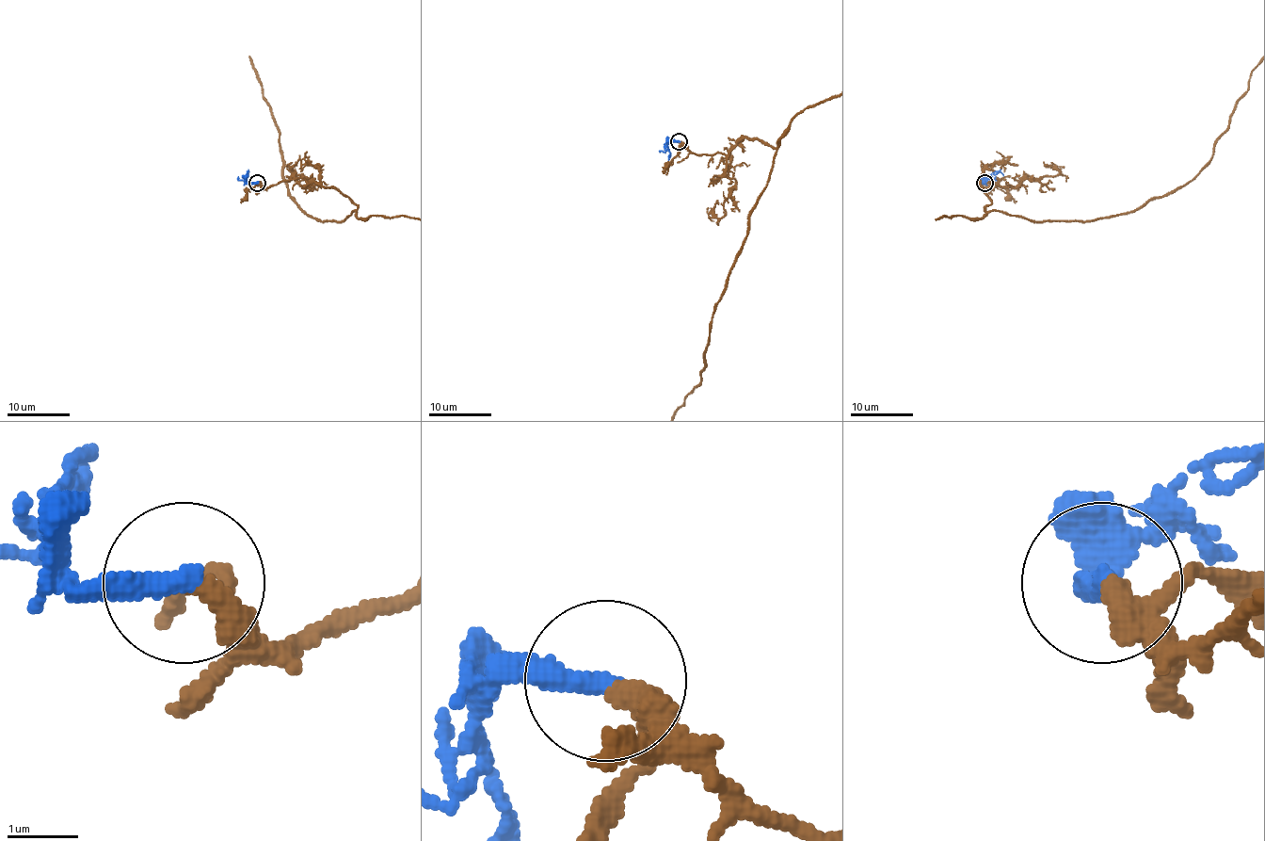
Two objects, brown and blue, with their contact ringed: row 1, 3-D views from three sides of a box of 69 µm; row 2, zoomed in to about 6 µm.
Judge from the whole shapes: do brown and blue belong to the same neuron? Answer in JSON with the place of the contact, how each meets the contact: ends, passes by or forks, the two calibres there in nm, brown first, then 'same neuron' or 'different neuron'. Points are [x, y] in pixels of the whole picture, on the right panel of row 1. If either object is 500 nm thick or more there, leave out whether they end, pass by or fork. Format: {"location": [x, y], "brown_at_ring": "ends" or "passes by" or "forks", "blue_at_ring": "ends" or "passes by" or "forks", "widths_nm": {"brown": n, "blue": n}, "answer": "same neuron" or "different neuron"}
{"location": [984, 183], "brown_at_ring": "passes by", "blue_at_ring": "ends", "widths_nm": {"brown": 280, "blue": 360}, "answer": "same neuron"}

